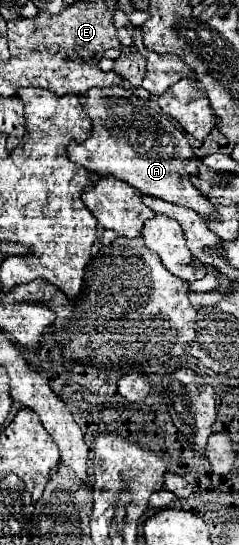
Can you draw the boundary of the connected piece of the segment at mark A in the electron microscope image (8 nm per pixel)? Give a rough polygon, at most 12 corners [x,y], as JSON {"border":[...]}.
{"border":[[123,87],[83,95],[69,159],[203,217],[185,133]]}

